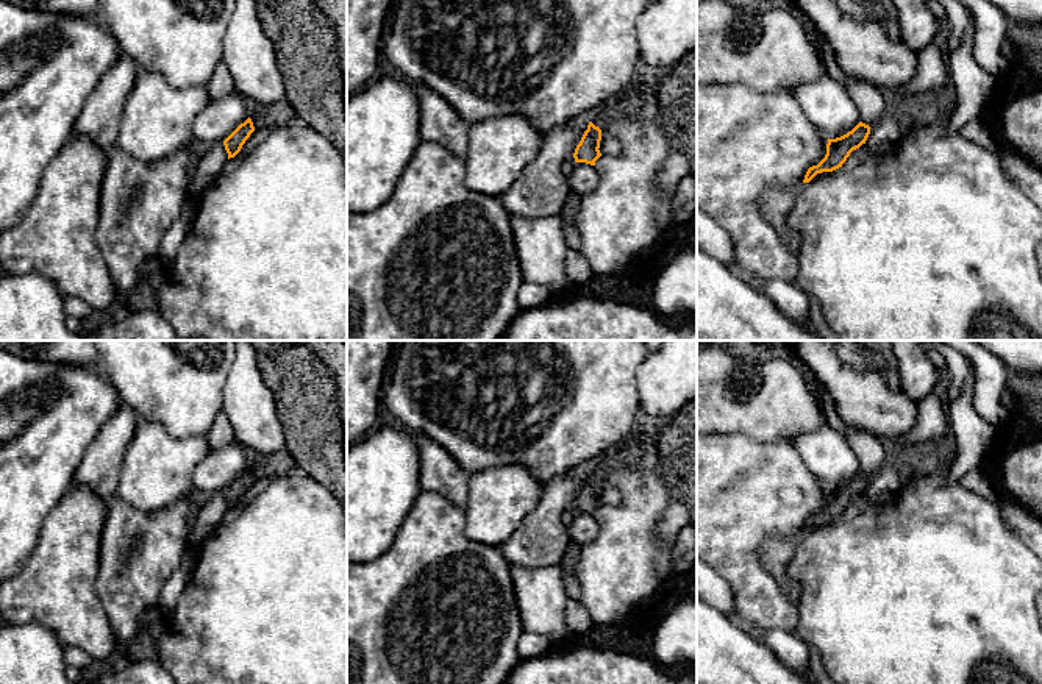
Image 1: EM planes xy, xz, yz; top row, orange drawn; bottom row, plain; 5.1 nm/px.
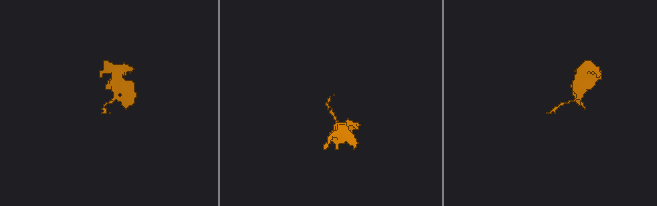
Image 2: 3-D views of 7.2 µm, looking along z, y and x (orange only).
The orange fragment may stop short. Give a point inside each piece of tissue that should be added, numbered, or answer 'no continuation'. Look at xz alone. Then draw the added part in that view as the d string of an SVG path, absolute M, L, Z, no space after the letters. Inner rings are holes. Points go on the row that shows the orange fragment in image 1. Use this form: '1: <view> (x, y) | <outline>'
1: xz (638, 99) | M637 66L630 84L614 97L605 100L589 114L589 122L601 130L622 117L642 117L653 120L658 117L656 91L661 78L669 69Z

